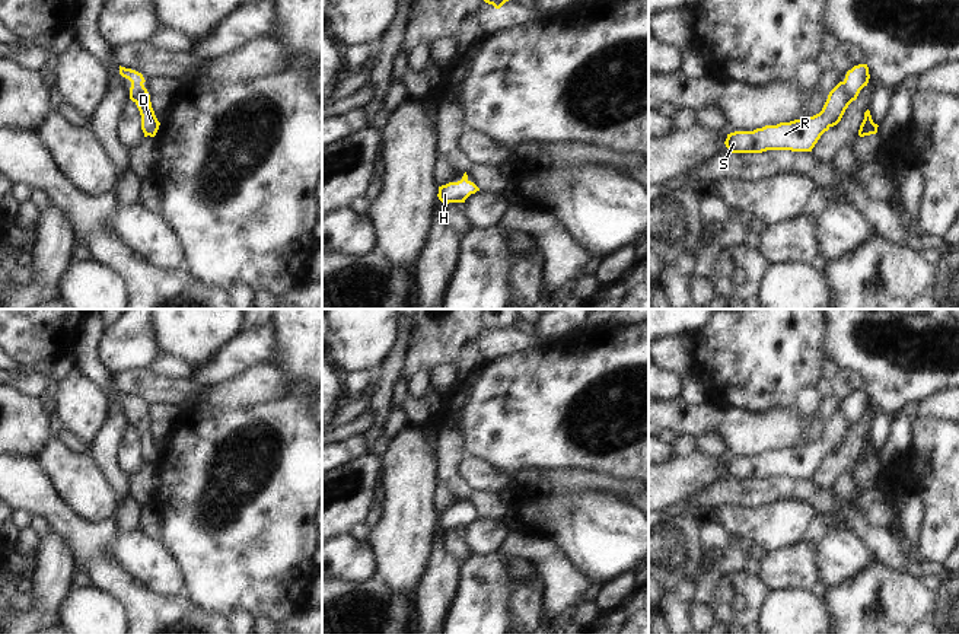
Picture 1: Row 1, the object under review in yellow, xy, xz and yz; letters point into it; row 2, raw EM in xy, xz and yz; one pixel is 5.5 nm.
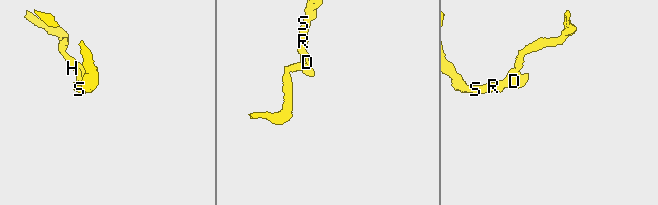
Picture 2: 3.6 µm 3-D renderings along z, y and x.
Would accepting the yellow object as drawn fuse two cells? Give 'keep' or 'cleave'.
keep

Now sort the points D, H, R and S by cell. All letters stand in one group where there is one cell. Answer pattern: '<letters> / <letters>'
D H R S

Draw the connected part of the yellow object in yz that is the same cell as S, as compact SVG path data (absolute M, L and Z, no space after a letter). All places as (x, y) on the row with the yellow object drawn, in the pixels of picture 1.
M867 64L854 66L828 95L822 111L754 131L735 131L724 141L732 153L762 153L767 150L812 152L821 136L837 125L848 105L857 99L870 79Z

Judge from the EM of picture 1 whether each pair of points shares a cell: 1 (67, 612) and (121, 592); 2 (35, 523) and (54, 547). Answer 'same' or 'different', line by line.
1: different
2: different

